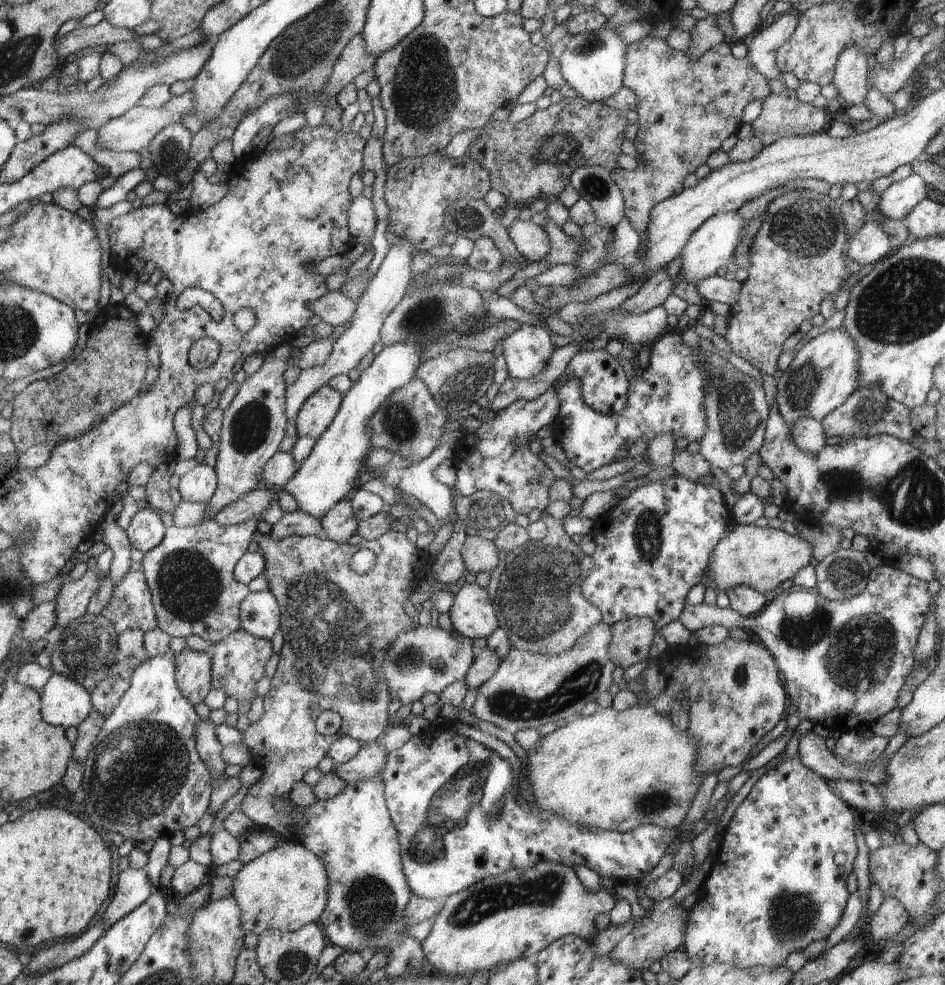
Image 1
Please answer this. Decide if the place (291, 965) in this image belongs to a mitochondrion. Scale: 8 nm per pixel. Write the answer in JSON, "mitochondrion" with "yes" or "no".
{"mitochondrion":"yes"}

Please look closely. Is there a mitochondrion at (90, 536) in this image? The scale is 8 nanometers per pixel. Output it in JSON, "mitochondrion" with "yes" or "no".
{"mitochondrion":"no"}

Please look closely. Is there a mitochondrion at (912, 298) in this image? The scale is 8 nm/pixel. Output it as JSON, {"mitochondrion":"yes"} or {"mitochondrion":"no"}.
{"mitochondrion":"yes"}

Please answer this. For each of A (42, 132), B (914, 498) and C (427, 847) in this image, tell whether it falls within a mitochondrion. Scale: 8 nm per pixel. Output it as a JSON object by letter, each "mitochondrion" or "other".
{"A":"other","B":"mitochondrion","C":"mitochondrion"}

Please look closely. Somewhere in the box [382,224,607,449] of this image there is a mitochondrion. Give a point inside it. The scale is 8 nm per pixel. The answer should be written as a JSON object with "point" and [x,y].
{"point":[426,314]}

